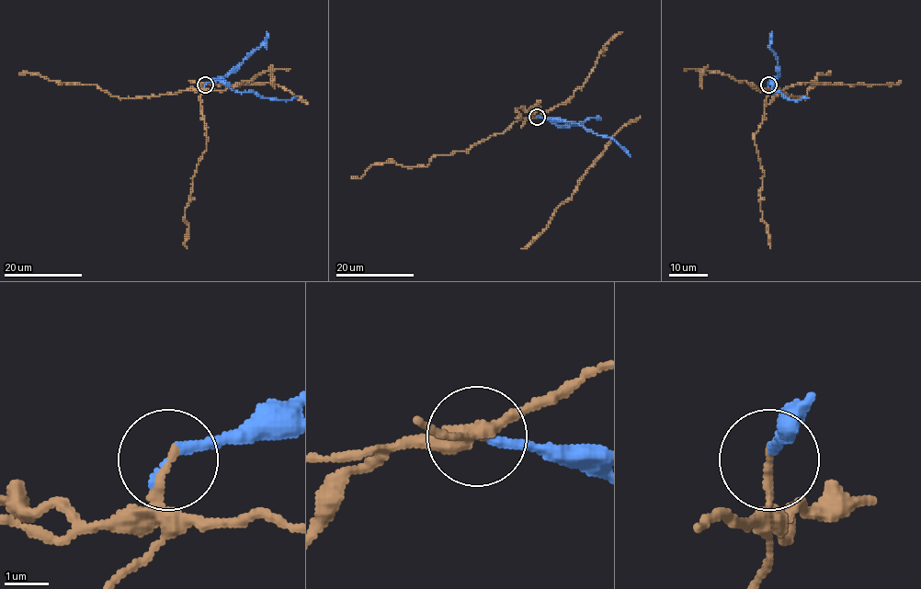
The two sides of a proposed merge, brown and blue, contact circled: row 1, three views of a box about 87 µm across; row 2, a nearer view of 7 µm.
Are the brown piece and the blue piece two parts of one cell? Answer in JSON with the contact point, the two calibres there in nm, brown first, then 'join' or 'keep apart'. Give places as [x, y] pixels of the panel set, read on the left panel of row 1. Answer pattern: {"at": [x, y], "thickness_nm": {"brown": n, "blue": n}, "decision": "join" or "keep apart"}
{"at": [205, 84], "thickness_nm": {"brown": 190, "blue": 200}, "decision": "keep apart"}

